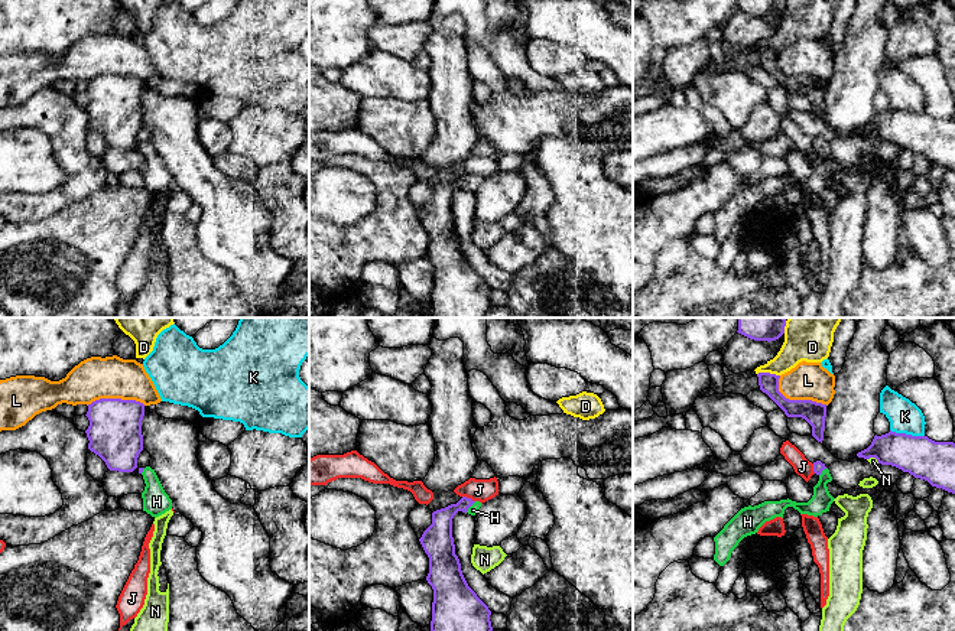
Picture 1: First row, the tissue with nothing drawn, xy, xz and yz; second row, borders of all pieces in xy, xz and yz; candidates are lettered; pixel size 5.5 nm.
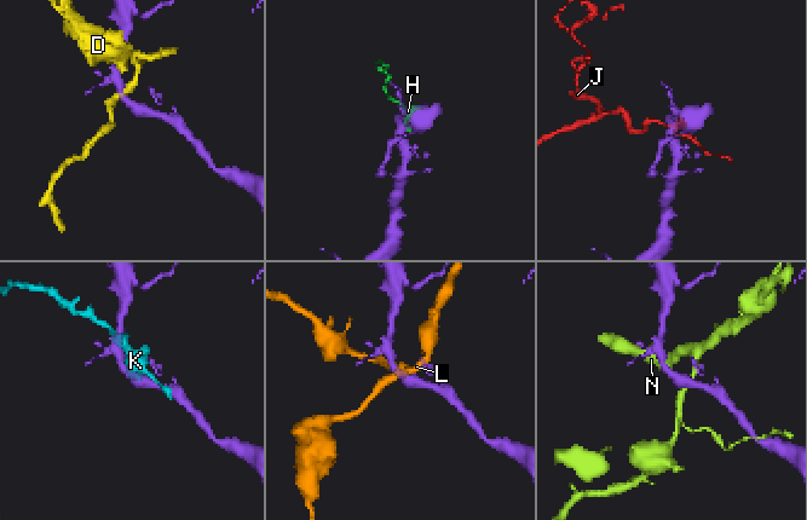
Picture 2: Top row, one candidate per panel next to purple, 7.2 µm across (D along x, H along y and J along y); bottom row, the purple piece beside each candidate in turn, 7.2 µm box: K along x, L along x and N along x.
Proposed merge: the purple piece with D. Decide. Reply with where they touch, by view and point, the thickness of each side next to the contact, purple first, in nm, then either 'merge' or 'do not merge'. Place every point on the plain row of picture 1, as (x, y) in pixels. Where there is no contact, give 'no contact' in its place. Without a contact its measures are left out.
contact yz (769, 49); calibres 110 and 200 nm; do not merge

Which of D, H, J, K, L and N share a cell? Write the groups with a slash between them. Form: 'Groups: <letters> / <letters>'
Groups: D / H / J / K / L / N

